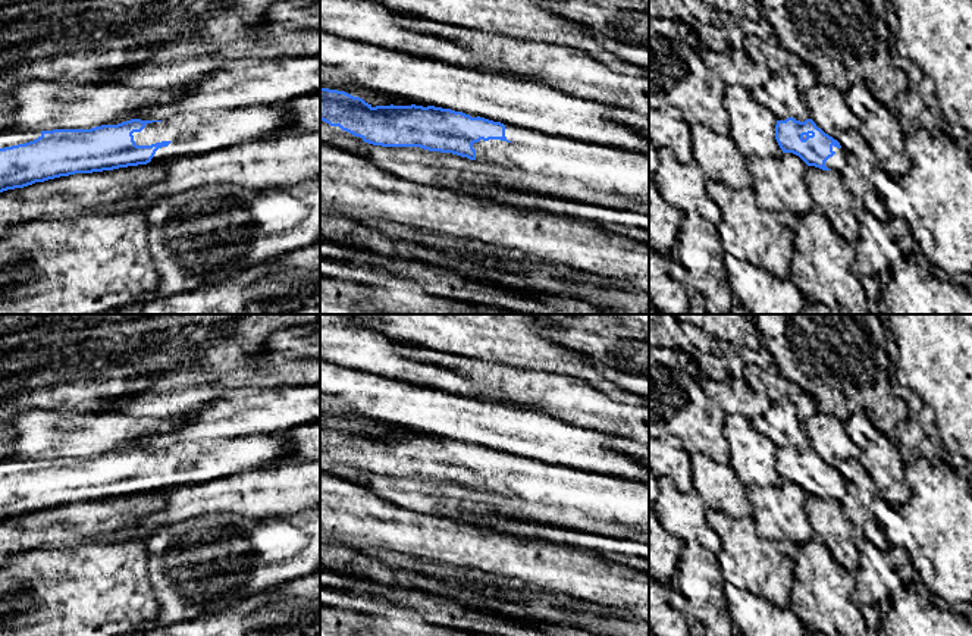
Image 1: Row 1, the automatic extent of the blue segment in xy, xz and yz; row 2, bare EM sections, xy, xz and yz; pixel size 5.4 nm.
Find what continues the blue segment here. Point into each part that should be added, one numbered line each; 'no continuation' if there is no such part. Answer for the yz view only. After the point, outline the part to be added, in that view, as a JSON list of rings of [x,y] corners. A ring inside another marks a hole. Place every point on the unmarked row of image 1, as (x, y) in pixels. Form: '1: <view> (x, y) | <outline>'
1: yz (837, 491) | [[[833,474],[833,480],[835,483],[825,491],[825,495],[828,498],[835,499],[835,501],[840,502],[847,495],[846,480],[843,477],[837,477],[834,474]]]

